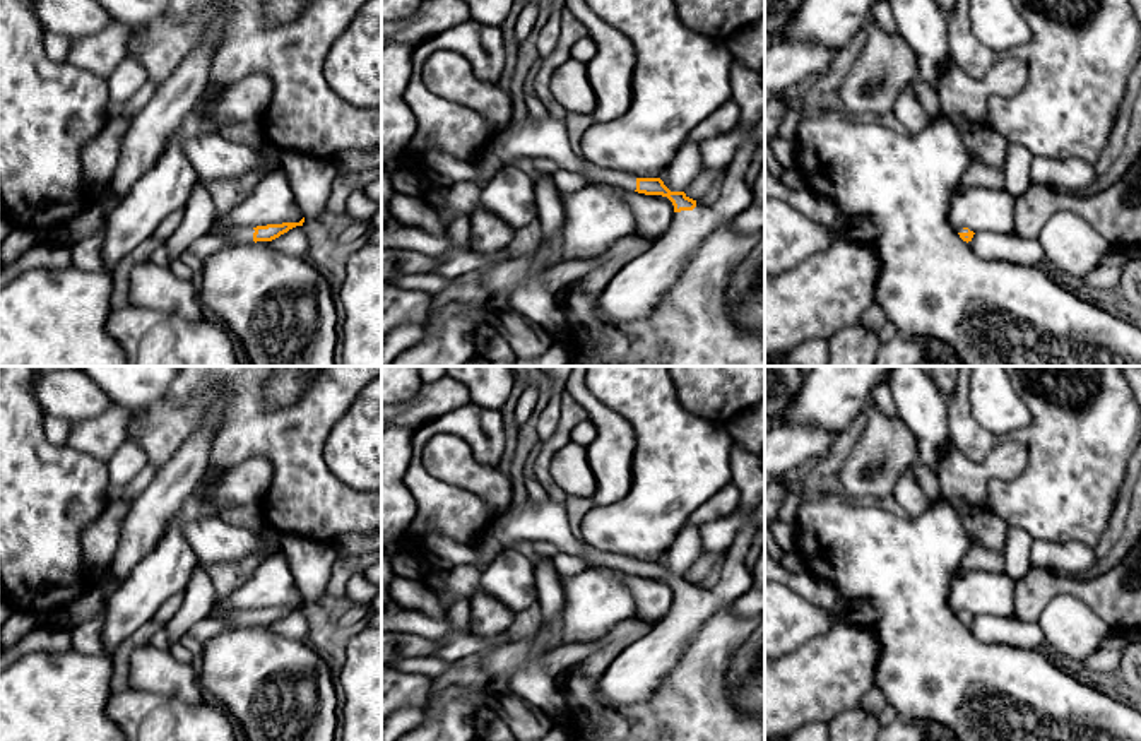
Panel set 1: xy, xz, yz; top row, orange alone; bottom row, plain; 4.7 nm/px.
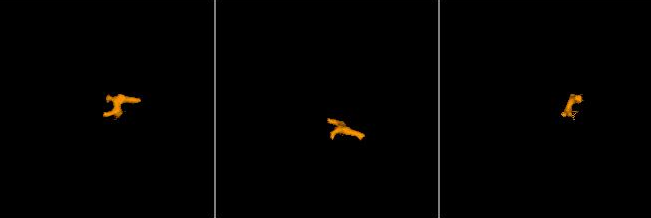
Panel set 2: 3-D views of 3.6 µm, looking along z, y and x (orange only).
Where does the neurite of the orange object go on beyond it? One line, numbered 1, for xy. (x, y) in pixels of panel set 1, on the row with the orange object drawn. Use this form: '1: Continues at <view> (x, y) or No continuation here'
1: Continues at xy (238, 235)

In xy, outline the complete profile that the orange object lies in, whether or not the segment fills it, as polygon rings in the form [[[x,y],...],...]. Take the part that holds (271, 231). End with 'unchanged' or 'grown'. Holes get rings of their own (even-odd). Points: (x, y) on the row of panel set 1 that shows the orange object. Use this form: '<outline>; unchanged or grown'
[[[304,217],[299,222],[282,222],[282,224],[267,224],[257,228],[226,228],[226,229],[212,229],[210,234],[224,236],[233,240],[234,243],[251,243],[251,241],[272,241],[281,234],[287,233],[296,226],[303,226]]]; grown

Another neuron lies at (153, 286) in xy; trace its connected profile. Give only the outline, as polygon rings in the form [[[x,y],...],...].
[[[145,260],[132,270],[128,305],[164,315],[176,315],[188,322],[200,322],[204,320],[205,308],[197,293],[197,282],[176,277],[169,265],[157,265],[152,260]]]

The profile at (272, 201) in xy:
[[[284,169],[269,171],[255,190],[226,214],[217,214],[212,228],[257,228],[267,224],[299,222],[303,214],[296,204]]]

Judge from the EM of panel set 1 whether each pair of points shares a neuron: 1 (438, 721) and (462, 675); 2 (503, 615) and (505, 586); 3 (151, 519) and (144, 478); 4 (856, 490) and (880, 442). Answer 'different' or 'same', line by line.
1: same
2: different
3: different
4: same

